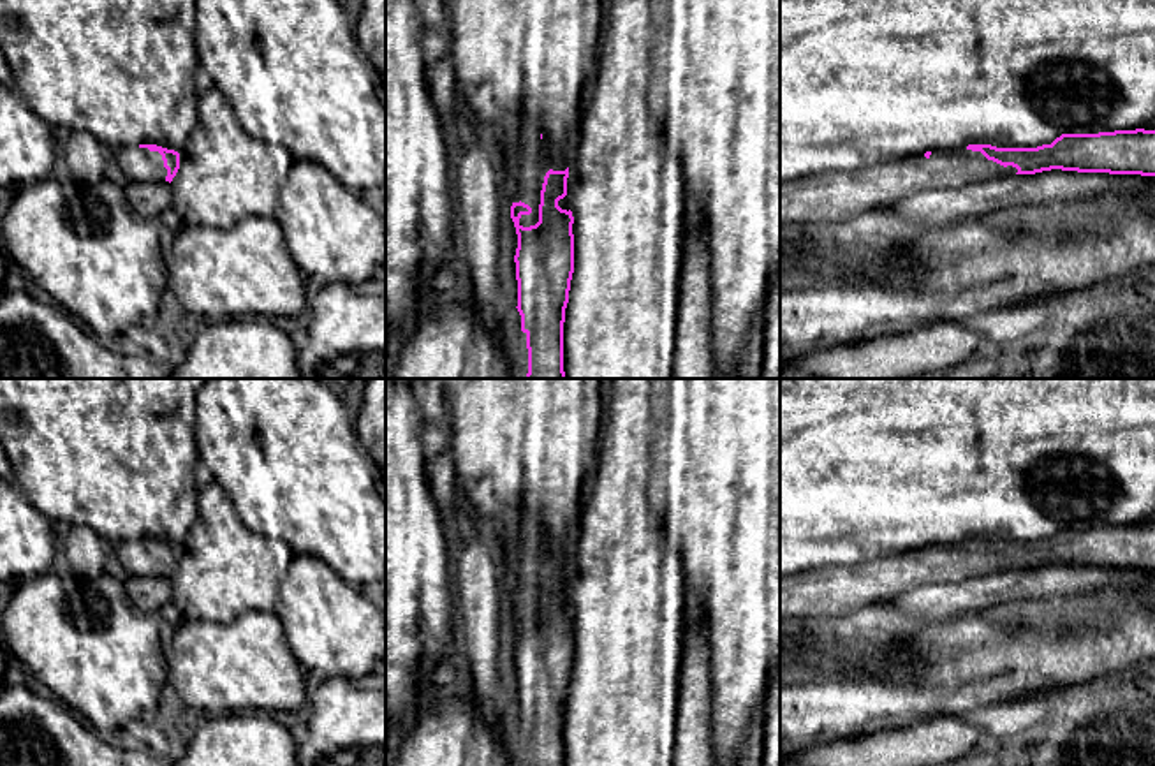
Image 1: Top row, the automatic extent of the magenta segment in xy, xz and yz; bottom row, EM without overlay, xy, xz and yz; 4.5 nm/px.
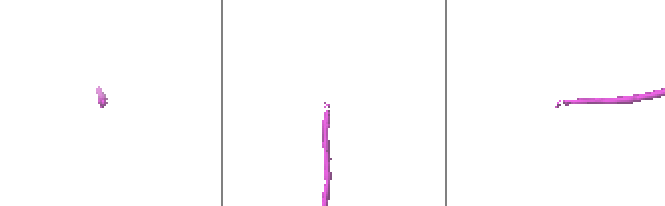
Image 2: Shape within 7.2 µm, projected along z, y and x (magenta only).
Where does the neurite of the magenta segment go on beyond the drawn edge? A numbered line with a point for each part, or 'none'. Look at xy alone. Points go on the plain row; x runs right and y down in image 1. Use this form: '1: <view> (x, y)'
1: xy (139, 559)

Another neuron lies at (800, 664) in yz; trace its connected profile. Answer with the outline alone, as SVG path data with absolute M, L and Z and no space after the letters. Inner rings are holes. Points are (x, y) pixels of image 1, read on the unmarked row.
M798 655L791 659L780 657L780 674L806 674L817 664L828 664L828 662L820 655L815 655L815 657Z

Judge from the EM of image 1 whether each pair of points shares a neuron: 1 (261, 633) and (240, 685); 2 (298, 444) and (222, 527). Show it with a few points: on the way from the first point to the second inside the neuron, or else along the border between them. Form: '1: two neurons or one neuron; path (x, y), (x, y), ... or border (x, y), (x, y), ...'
1: one neuron; path (254, 645), (240, 673)
2: two neurons; border (210, 479), (224, 490), (240, 520), (264, 541)

